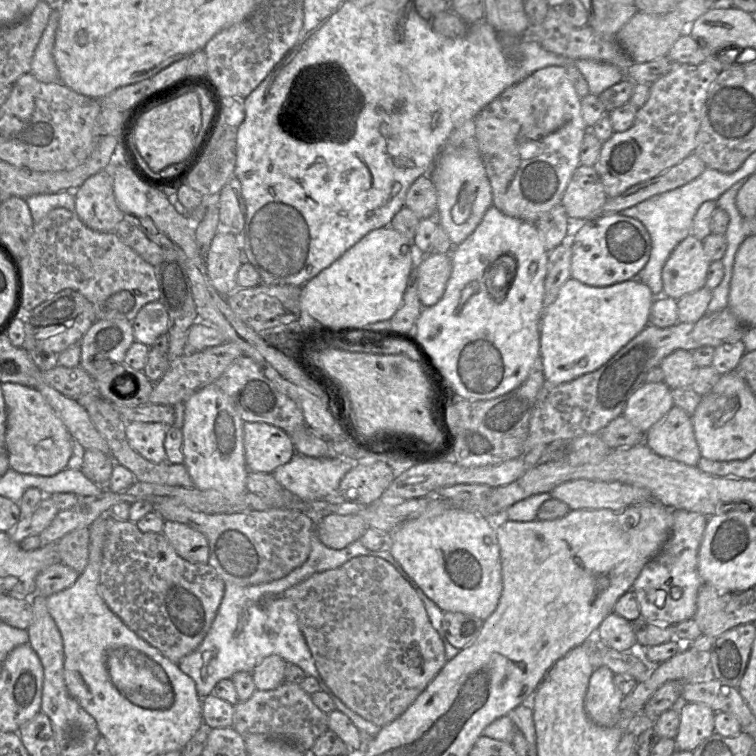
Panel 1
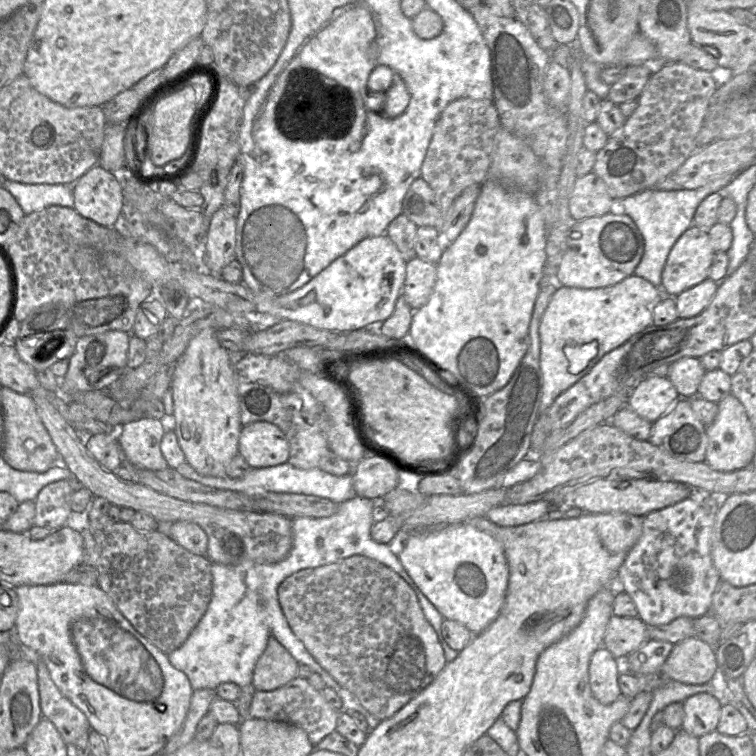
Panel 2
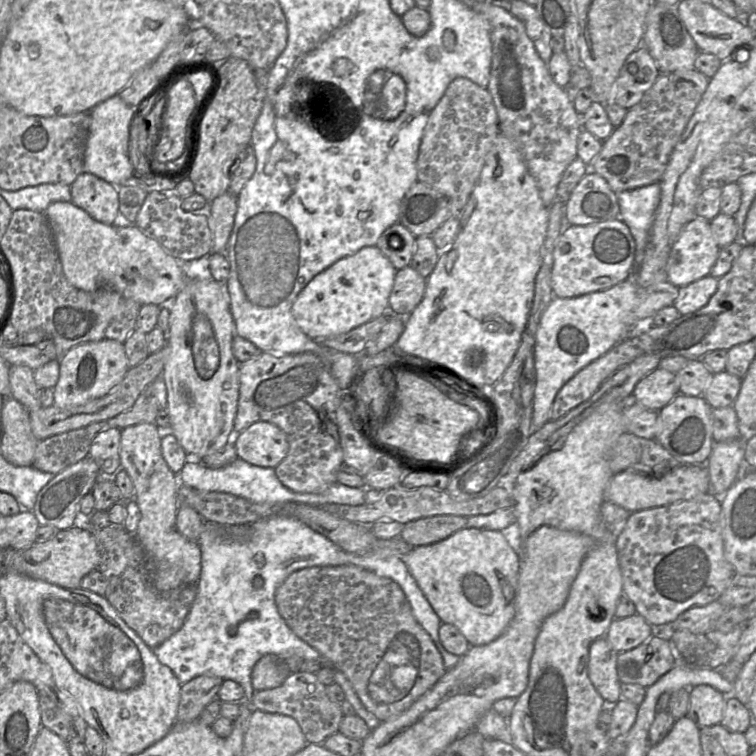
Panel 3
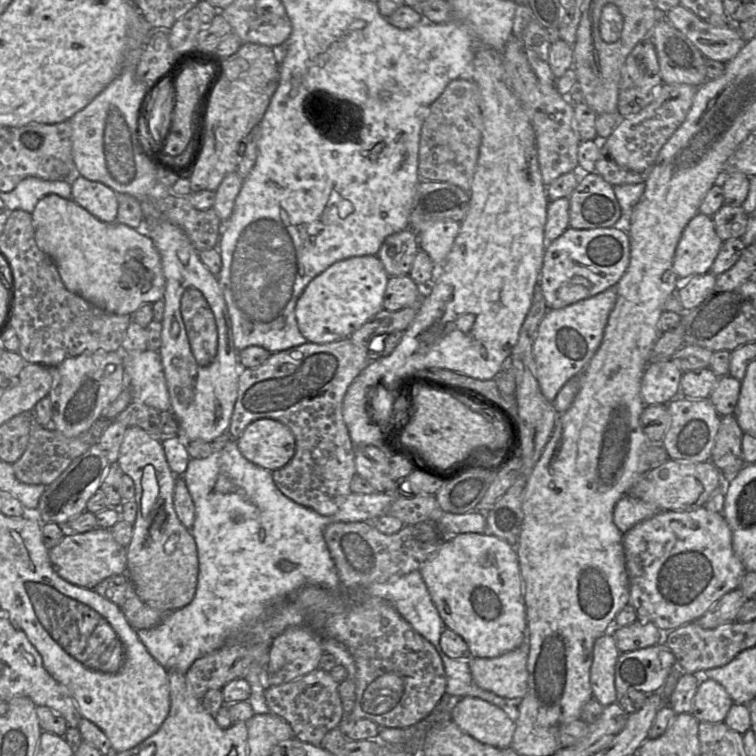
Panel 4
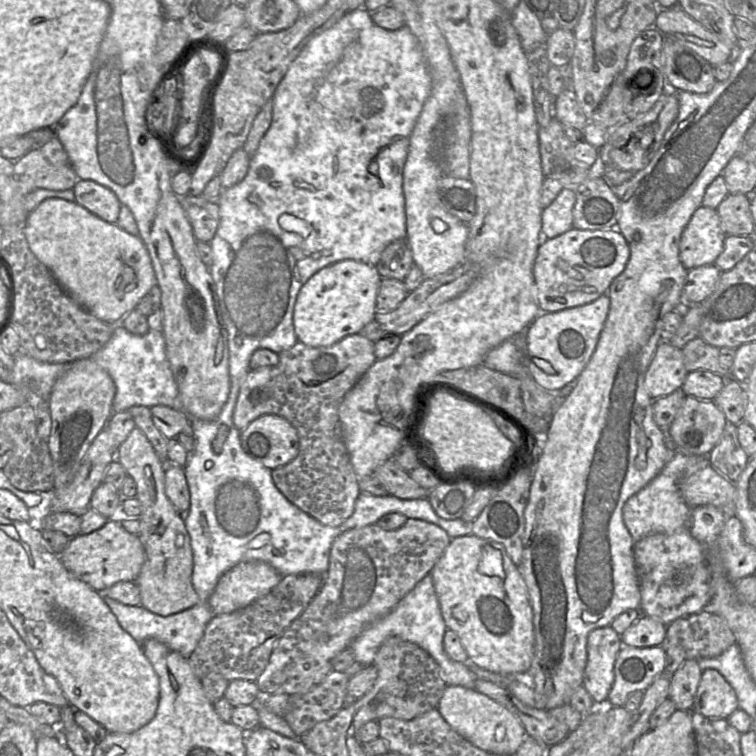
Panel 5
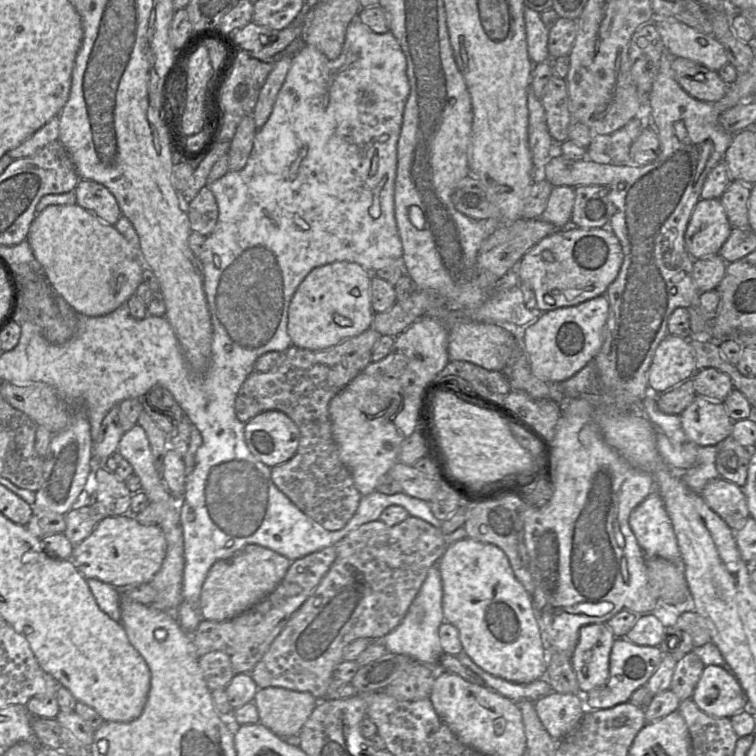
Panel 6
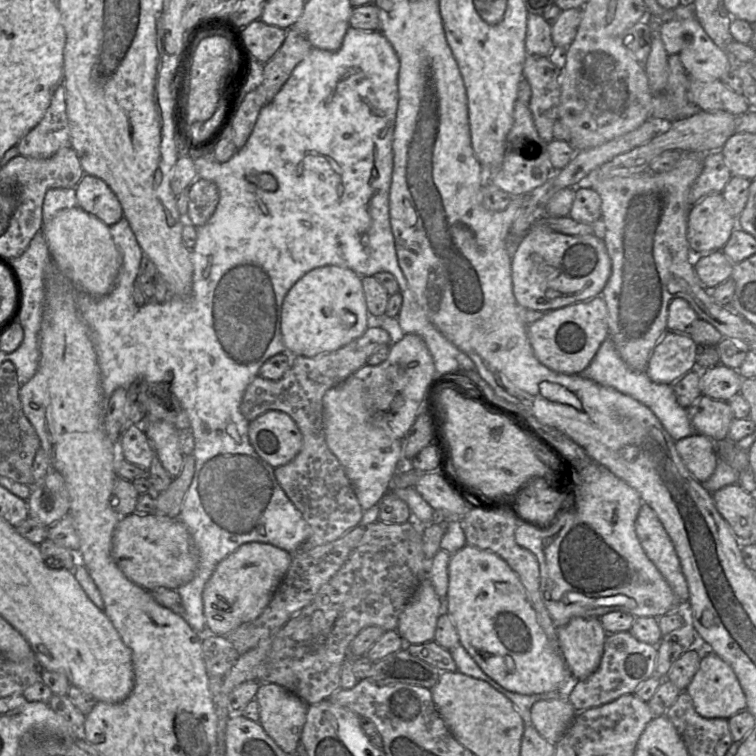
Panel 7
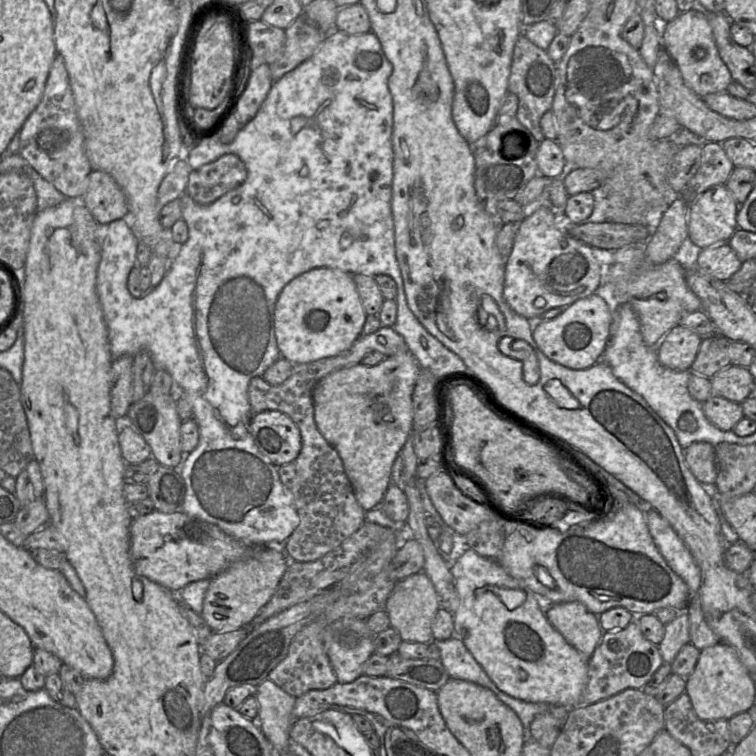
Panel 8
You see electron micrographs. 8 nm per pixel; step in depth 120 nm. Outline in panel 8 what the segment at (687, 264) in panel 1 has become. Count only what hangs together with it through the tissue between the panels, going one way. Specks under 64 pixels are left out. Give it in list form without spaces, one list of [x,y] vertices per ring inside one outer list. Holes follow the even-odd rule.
[[[725,185],[706,190],[688,212],[688,237],[700,248],[728,242],[738,228],[739,204]]]

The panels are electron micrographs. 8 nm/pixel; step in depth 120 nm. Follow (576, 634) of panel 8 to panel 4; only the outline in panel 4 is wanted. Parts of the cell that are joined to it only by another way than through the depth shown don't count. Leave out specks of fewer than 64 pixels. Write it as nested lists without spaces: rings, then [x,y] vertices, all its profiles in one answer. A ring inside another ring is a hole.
[[[611,632],[602,634],[594,642],[590,684],[593,697],[604,707],[618,700],[615,668],[620,653]]]

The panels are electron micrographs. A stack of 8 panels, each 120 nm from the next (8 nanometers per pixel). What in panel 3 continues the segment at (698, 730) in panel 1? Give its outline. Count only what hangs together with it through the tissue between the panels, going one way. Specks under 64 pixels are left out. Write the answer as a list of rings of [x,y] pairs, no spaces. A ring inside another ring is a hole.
[[[707,684],[691,687],[689,691],[690,700],[687,716],[699,728],[720,724],[727,696]]]

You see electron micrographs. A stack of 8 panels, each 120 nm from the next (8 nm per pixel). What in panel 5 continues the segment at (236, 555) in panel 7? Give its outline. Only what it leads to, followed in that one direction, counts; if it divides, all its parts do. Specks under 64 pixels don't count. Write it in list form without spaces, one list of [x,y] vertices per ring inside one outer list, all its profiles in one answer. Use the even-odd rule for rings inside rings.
[[[240,562],[219,578],[208,600],[210,608],[215,616],[245,608],[268,594],[281,579],[266,562]]]

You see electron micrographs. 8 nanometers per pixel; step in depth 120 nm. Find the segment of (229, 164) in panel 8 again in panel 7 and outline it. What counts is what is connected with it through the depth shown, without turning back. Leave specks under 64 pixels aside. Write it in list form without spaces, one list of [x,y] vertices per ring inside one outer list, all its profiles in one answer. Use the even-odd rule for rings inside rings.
[[[196,178],[189,189],[186,221],[195,227],[201,227],[207,223],[216,210],[219,190],[214,182],[200,178]]]

